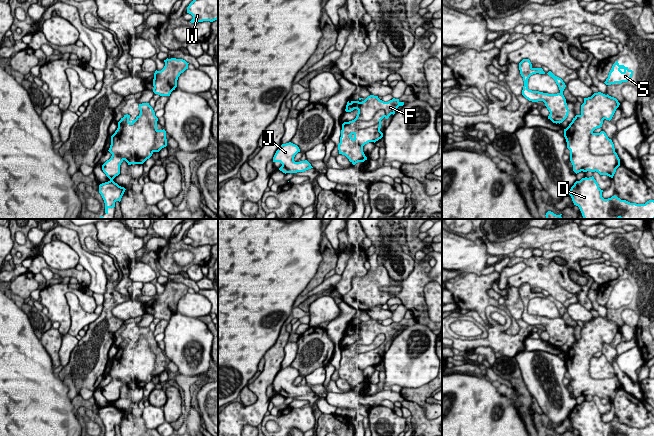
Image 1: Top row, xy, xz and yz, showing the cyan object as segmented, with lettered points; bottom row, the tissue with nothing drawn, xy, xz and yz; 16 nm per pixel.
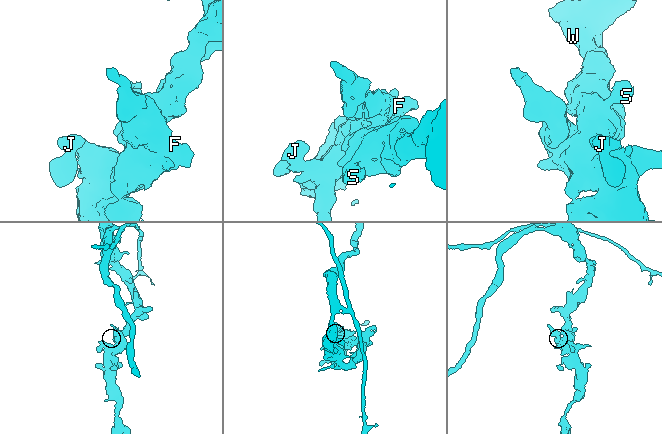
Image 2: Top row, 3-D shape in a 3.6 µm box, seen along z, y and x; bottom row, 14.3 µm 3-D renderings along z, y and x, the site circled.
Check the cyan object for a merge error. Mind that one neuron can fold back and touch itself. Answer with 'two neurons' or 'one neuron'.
two neurons

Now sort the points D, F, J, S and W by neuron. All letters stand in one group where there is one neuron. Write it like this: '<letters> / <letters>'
D F J / S W

